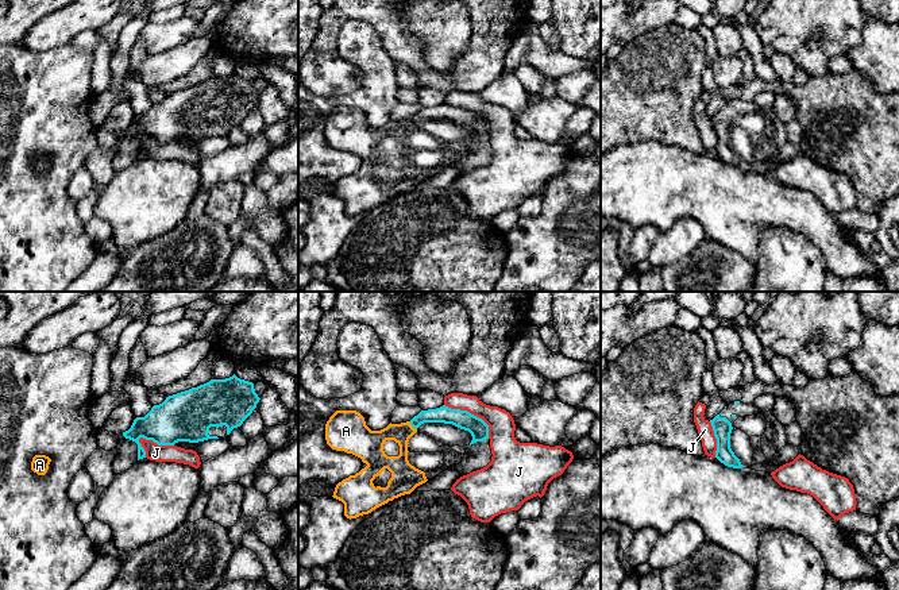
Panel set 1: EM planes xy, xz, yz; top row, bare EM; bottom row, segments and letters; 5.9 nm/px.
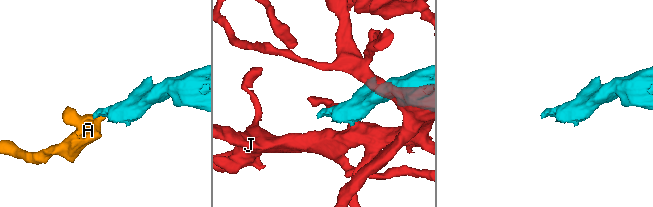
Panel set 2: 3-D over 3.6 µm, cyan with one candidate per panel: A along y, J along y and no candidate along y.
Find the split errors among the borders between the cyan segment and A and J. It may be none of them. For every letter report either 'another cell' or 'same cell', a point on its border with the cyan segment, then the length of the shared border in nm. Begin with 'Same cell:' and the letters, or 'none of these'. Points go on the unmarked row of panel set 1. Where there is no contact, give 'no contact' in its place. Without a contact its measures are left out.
Same cell: A
A: same cell | xz (412, 123) | 60 nm
J: another cell | xz (473, 112) | 340 nm

